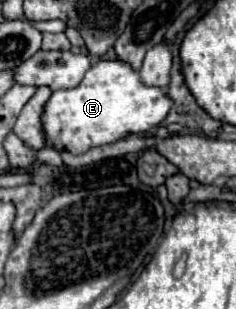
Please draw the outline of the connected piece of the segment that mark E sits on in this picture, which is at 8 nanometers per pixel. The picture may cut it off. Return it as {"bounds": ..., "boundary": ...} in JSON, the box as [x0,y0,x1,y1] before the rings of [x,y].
{"bounds":[42,61,172,155],"boundary":[[[98,61],[94,67],[88,69],[86,77],[78,87],[66,89],[66,91],[54,91],[50,95],[42,111],[42,131],[46,137],[46,145],[54,147],[58,153],[68,151],[72,155],[80,155],[92,147],[108,145],[130,135],[144,135],[146,131],[154,129],[166,119],[170,107],[172,107],[172,101],[168,99],[168,95],[158,87],[142,85],[140,75],[132,71],[130,65],[122,61]]]}

